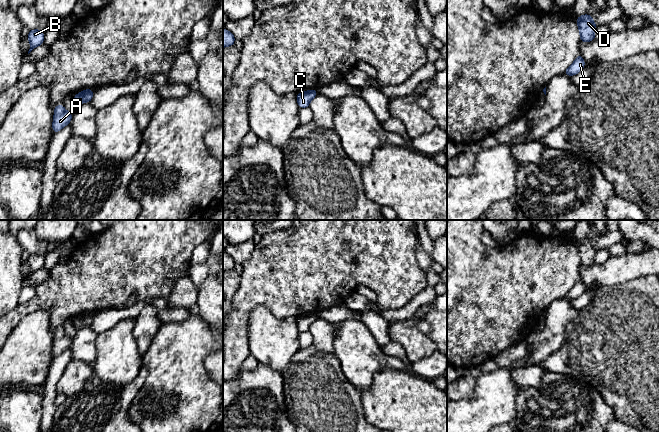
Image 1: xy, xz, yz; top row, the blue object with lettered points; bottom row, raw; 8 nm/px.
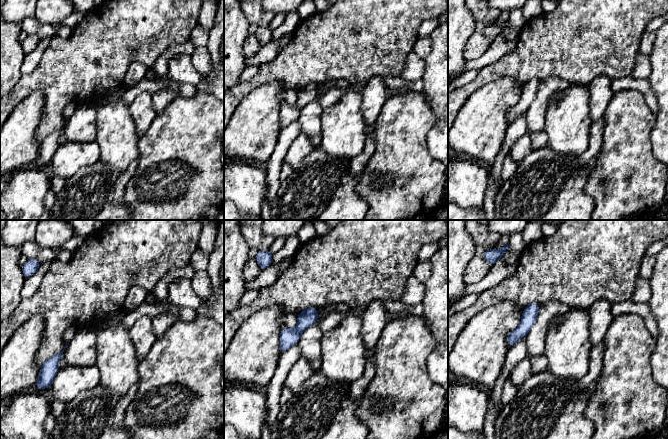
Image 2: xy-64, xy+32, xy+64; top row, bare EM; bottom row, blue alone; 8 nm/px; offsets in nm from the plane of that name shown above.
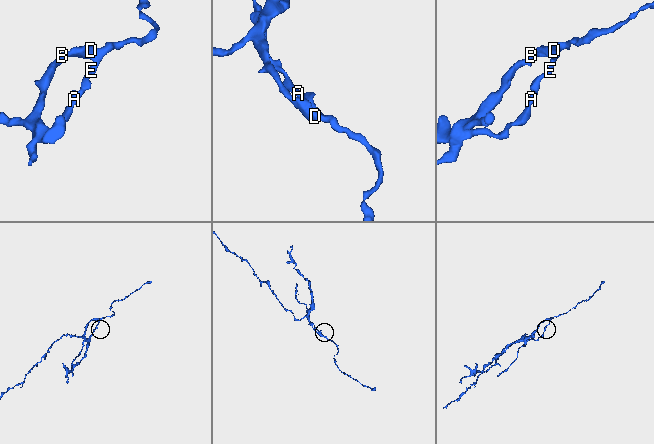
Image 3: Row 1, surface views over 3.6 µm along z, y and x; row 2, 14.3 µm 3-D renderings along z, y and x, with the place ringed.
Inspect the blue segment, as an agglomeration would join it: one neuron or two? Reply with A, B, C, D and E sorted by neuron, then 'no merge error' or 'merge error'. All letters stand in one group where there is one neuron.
A B C D E | no merge error

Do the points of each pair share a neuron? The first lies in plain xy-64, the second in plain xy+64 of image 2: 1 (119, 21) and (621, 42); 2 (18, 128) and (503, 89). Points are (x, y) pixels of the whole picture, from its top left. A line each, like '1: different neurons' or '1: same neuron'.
1: same neuron
2: same neuron

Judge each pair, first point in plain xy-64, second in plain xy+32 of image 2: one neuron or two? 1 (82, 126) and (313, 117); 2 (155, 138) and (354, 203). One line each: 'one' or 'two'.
1: one
2: two

